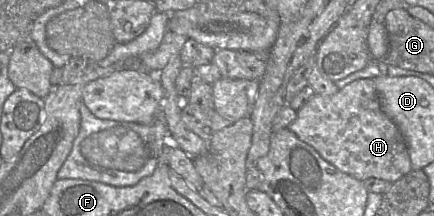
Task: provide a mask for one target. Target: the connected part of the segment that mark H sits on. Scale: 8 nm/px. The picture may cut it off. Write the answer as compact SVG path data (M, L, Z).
M374 79L356 80L339 89L334 95L313 95L297 111L297 117L288 129L301 141L313 147L324 160L357 180L378 178L394 183L412 171L405 139L396 124L382 111Z

